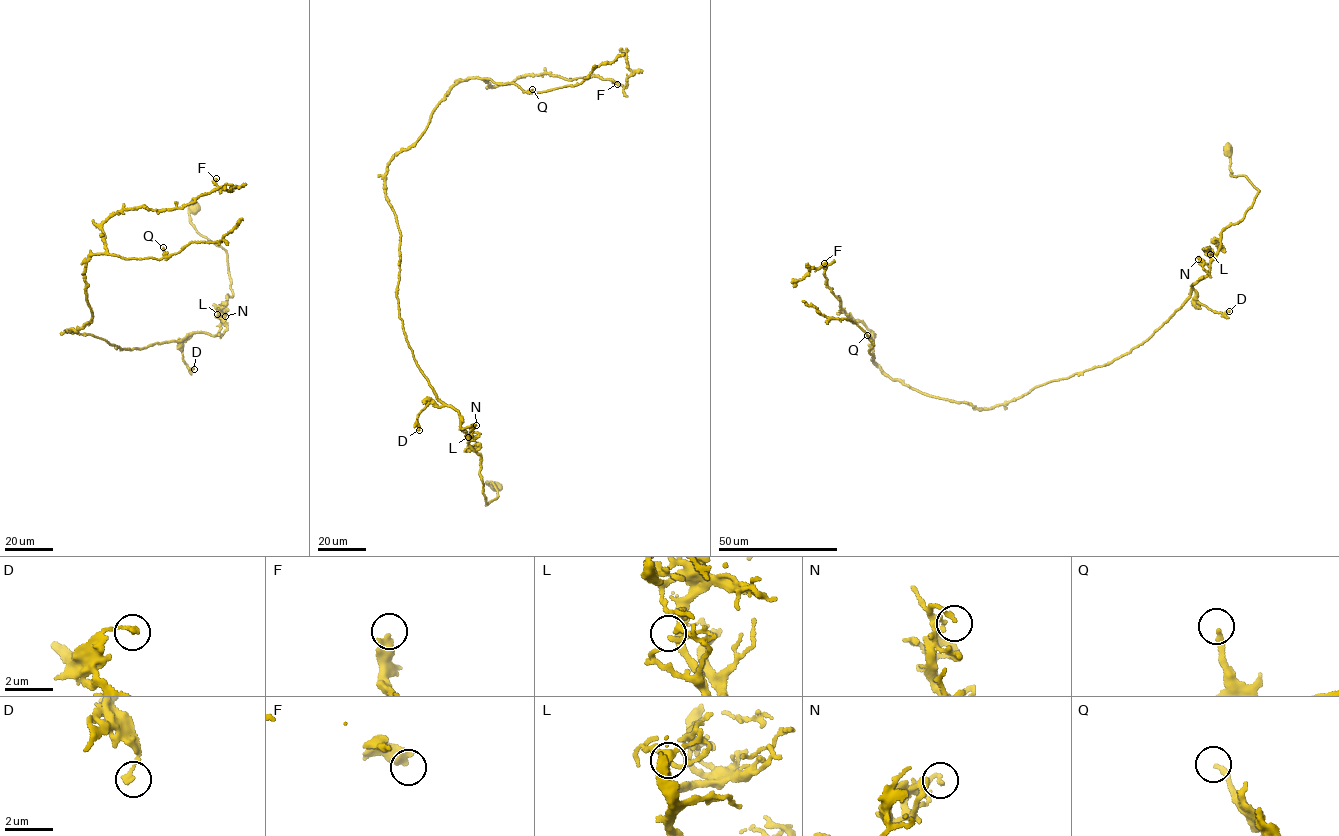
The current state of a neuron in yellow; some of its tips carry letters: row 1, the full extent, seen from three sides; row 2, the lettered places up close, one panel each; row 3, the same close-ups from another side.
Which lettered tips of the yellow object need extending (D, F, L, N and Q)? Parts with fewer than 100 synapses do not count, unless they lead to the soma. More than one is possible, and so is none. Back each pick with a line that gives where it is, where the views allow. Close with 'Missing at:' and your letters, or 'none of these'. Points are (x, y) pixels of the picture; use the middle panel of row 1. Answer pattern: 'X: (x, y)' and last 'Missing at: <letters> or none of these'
Missing at: none of these

